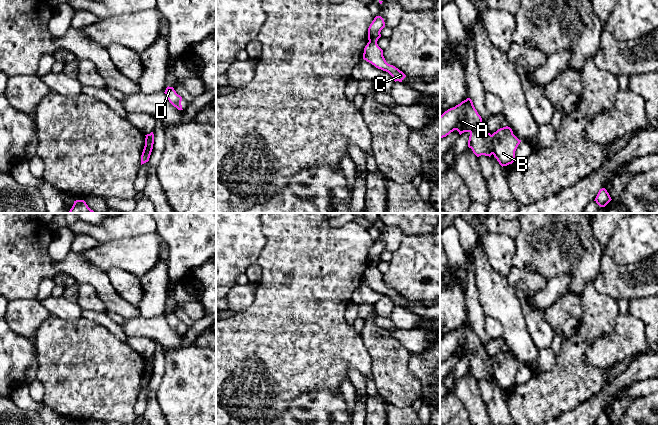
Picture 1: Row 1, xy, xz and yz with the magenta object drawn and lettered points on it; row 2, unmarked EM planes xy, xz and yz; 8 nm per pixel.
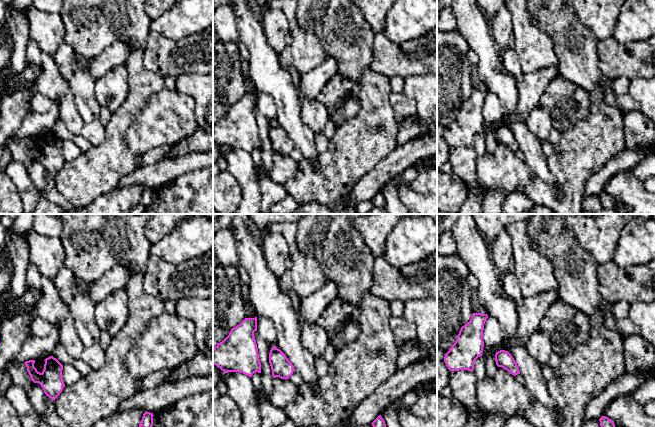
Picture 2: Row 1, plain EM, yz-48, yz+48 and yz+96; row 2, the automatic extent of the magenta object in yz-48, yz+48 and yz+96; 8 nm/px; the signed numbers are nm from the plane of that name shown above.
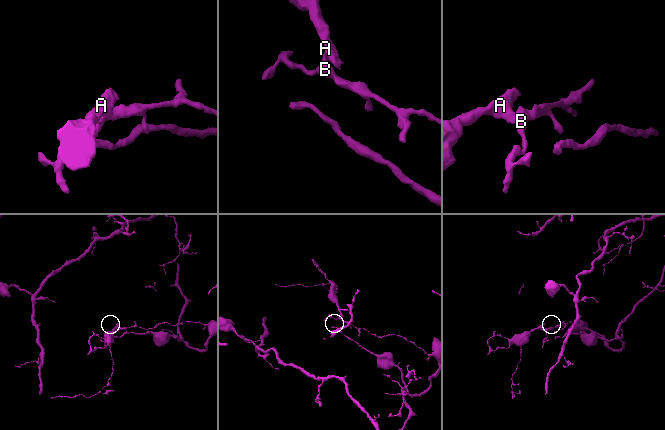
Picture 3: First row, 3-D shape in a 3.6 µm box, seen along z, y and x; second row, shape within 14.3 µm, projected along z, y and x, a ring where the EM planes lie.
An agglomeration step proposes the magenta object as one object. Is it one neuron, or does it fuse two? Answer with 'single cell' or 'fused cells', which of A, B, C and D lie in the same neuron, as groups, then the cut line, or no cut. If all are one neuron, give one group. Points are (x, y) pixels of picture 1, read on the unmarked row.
fused cells; A D / B C; cut in yz along (491, 359), (493, 377)

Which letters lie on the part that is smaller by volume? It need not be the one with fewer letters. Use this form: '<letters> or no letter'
A, D

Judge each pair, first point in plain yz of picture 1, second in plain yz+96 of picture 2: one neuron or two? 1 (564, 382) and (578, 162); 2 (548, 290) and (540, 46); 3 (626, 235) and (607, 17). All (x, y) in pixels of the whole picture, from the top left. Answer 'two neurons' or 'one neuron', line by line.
1: one neuron
2: two neurons
3: two neurons

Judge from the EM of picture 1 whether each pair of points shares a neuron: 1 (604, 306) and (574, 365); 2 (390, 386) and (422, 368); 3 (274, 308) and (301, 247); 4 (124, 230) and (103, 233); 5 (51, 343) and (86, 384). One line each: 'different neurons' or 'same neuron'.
1: same neuron
2: different neurons
3: same neuron
4: same neuron
5: same neuron

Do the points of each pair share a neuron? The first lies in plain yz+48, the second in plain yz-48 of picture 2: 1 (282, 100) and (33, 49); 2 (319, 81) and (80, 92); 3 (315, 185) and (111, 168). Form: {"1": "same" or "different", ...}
{"1": "same", "2": "different", "3": "same"}

